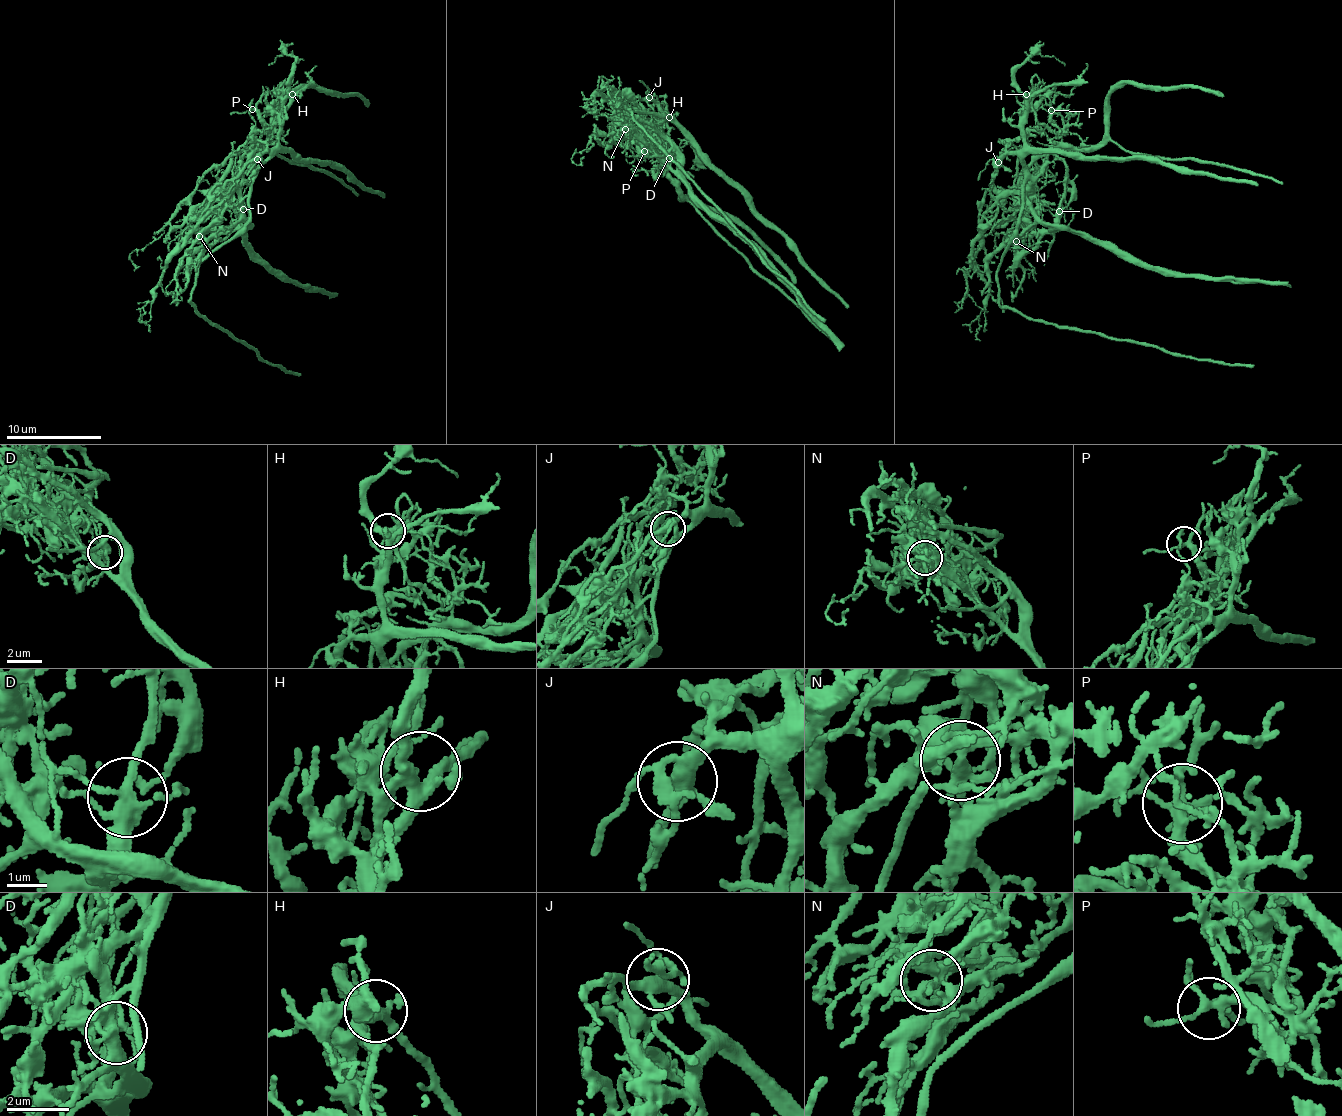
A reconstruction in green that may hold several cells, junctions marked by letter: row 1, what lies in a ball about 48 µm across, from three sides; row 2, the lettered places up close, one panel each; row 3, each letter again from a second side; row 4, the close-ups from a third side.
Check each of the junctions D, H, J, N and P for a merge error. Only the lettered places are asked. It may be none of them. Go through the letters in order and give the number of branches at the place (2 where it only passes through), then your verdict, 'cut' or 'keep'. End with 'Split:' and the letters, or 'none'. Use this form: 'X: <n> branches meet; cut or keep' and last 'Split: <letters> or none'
D: 5 branches meet; cut
H: 5 branches meet; keep
J: 4 branches meet; keep
N: 7 branches meet; cut
P: 5 branches meet; keep
Split: D, N

